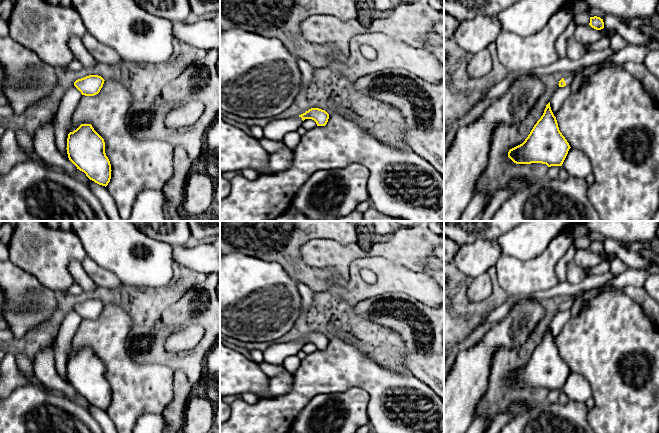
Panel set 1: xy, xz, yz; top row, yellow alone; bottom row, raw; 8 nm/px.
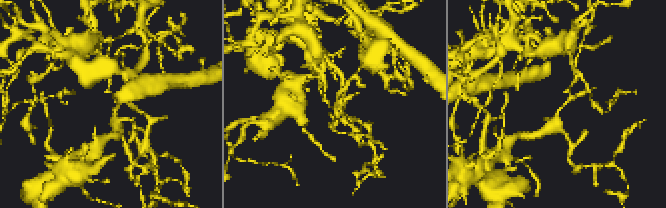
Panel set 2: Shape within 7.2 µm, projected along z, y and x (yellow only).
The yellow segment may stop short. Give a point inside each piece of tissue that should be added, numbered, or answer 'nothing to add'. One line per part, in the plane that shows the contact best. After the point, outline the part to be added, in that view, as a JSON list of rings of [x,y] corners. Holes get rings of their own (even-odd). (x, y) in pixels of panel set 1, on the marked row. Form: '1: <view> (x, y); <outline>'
1: yz (568, 78); [[[573,73],[566,74],[564,77],[564,81],[565,81],[567,86],[571,86],[573,80],[574,80],[574,74]]]

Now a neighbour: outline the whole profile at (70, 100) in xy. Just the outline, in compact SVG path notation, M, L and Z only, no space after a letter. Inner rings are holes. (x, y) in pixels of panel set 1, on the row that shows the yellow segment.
M76 87L68 89L60 102L53 123L57 148L66 158L68 158L66 148L72 115L82 96L83 95Z

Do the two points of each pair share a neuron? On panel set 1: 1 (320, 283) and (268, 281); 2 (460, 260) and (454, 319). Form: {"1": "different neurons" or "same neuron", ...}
{"1": "different neurons", "2": "different neurons"}

